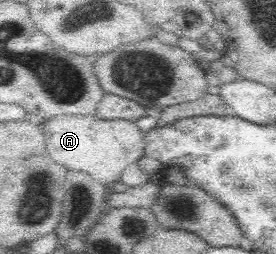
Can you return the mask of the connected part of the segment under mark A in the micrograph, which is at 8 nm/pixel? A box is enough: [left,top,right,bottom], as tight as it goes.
[44,115,145,186]

